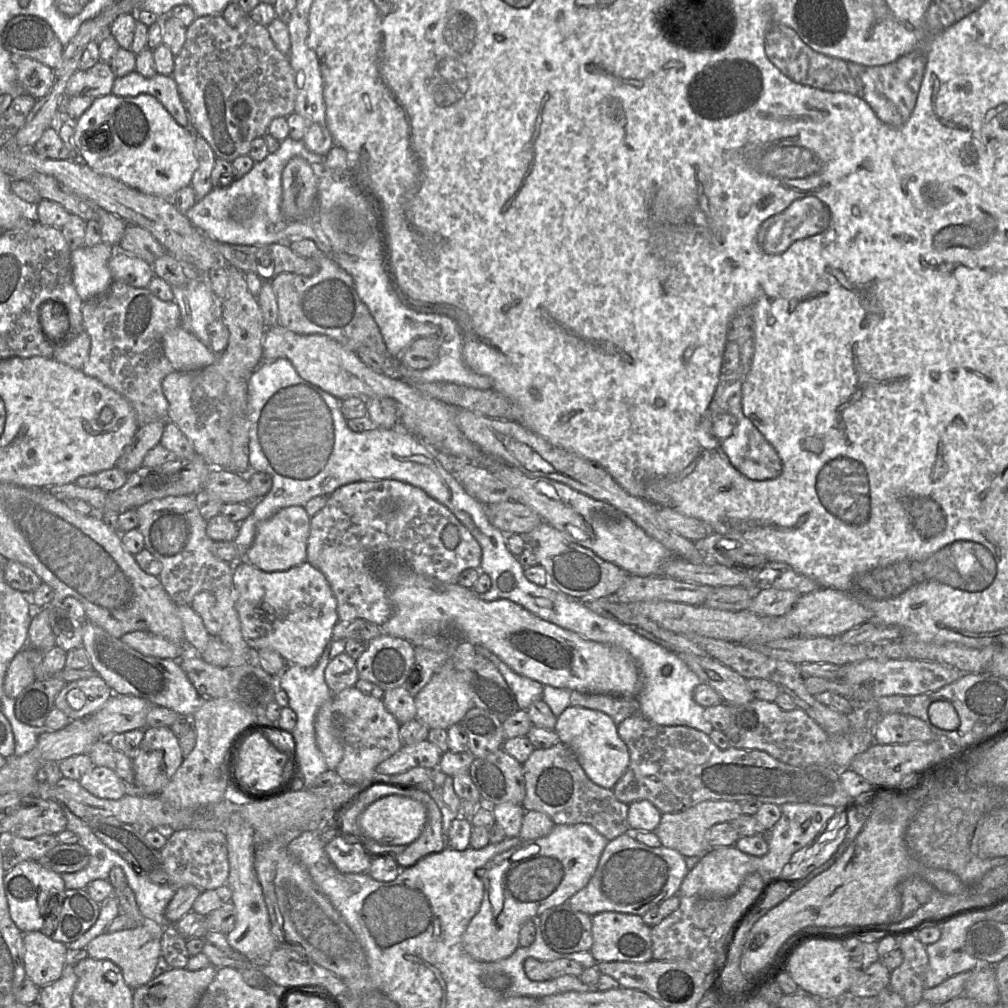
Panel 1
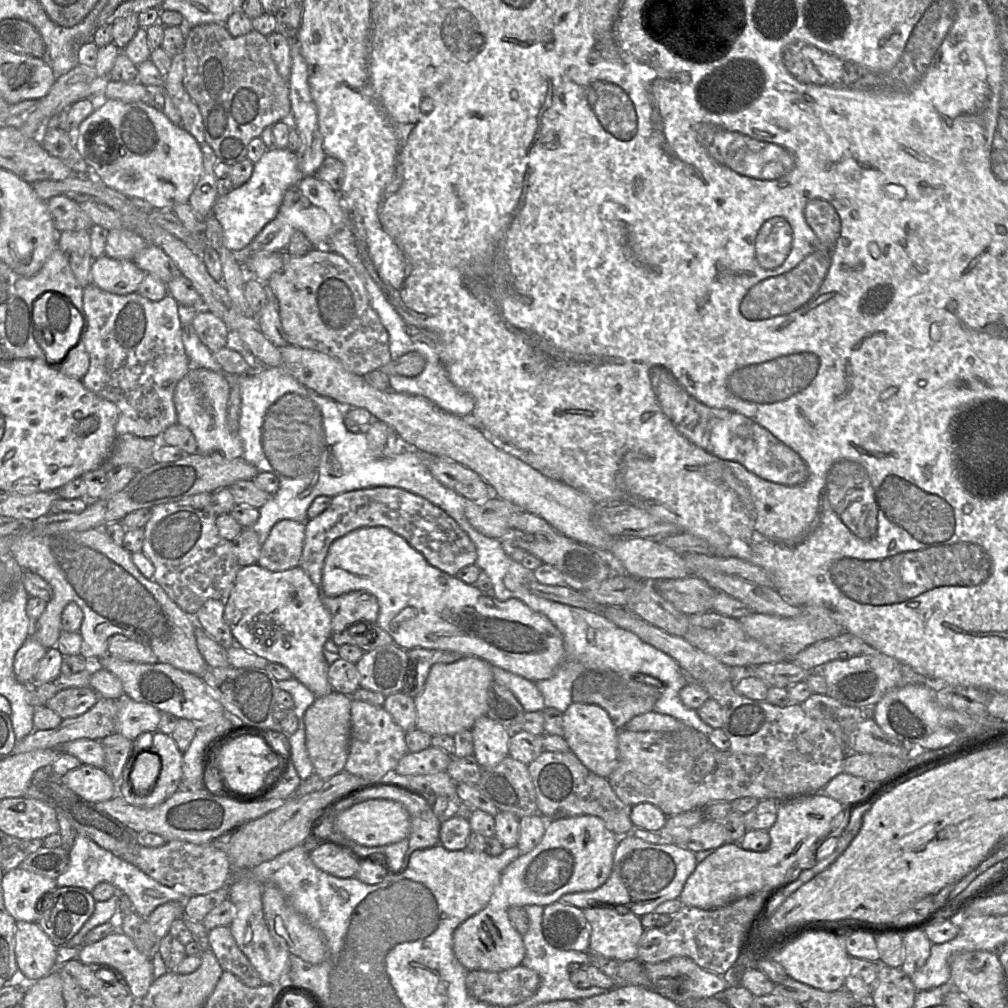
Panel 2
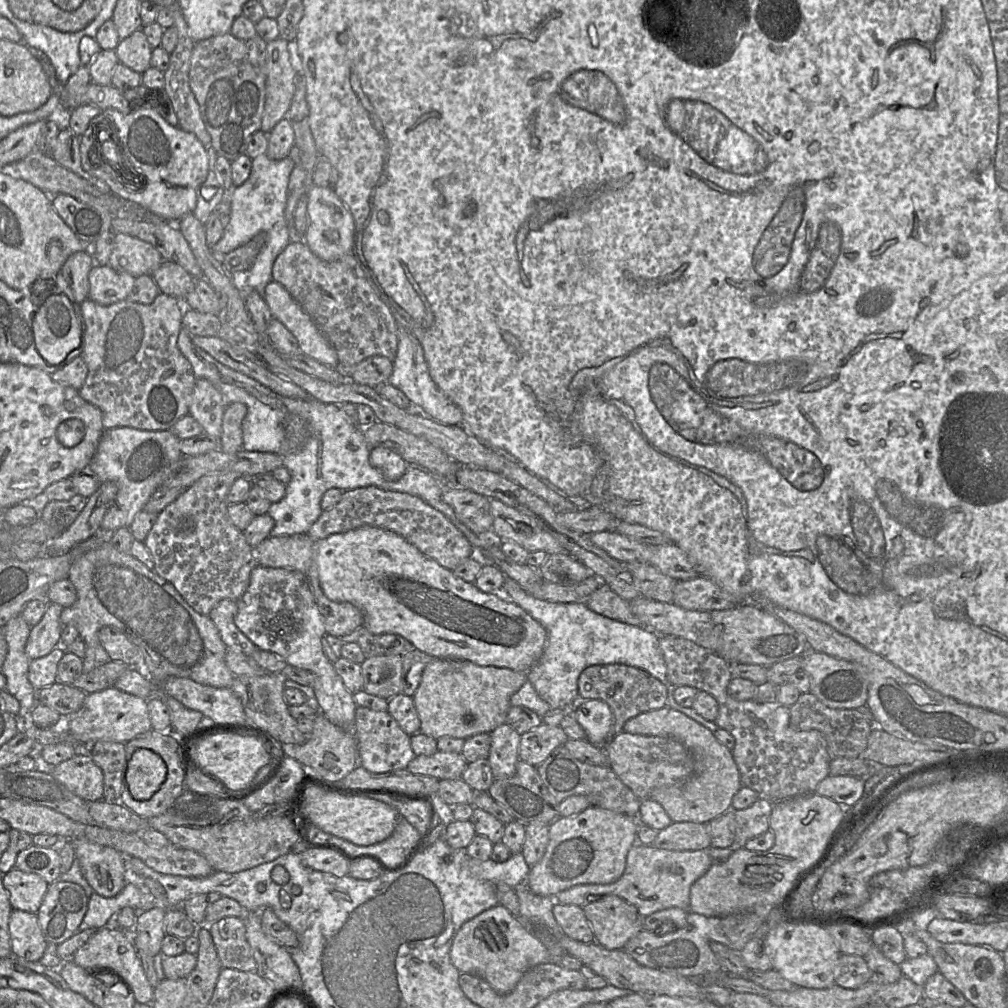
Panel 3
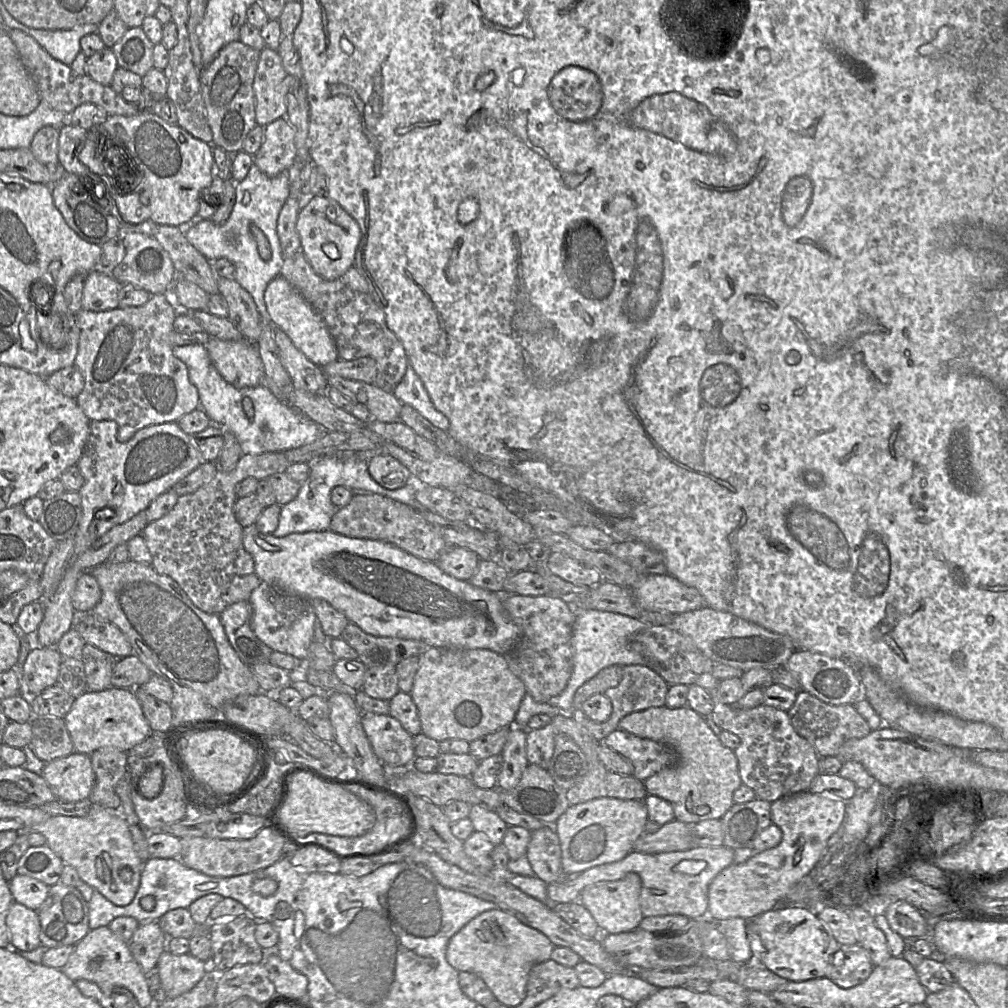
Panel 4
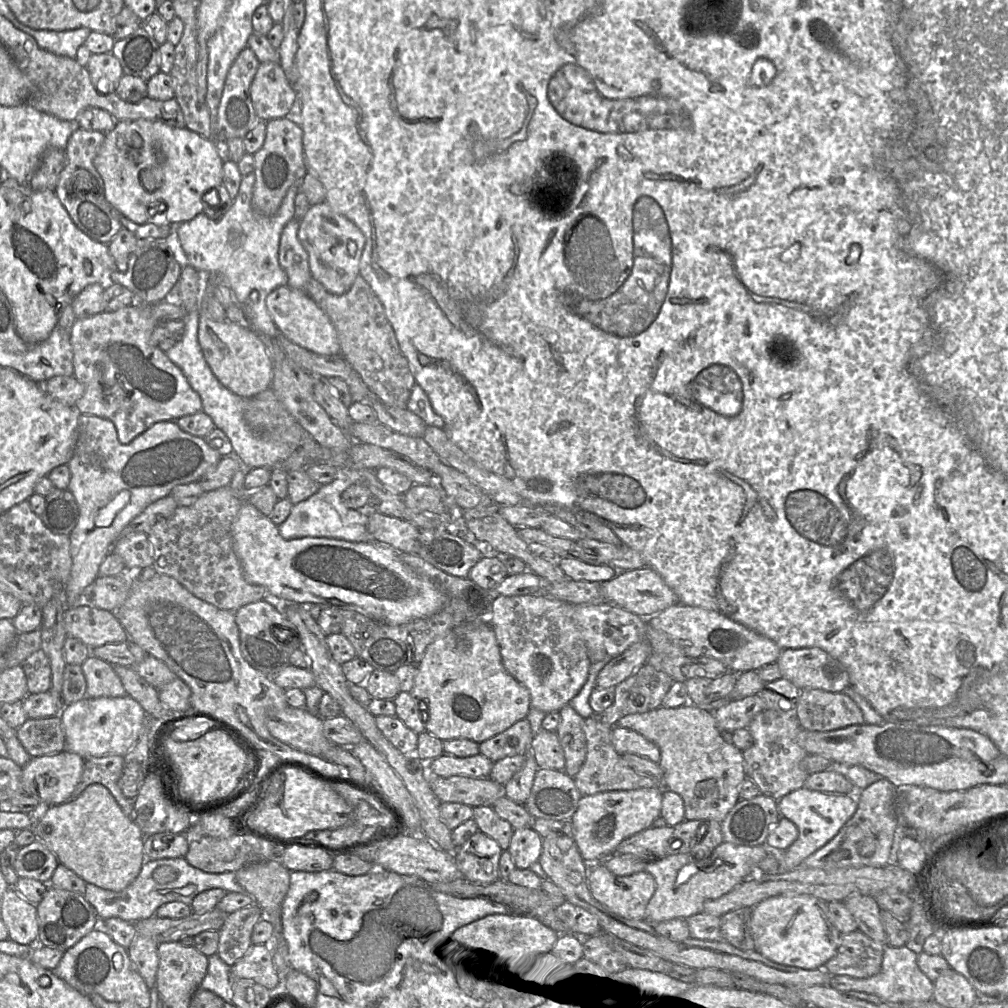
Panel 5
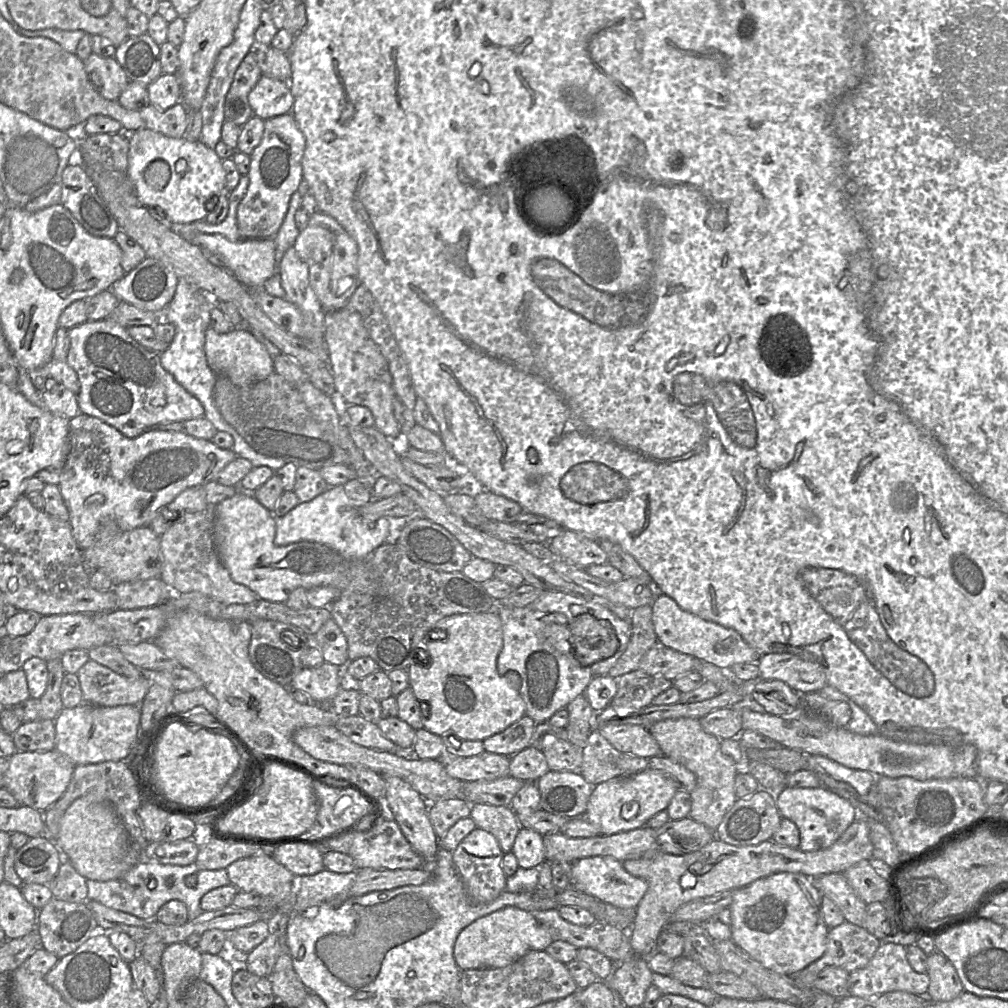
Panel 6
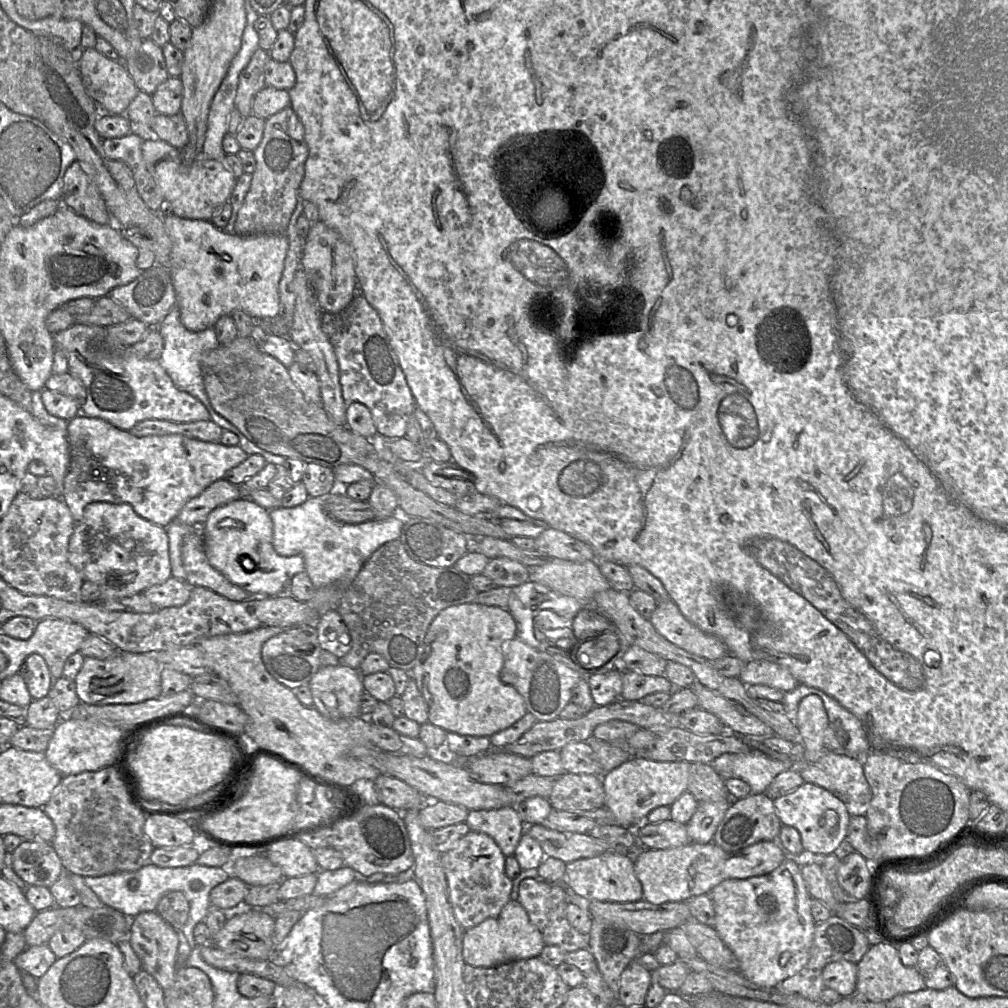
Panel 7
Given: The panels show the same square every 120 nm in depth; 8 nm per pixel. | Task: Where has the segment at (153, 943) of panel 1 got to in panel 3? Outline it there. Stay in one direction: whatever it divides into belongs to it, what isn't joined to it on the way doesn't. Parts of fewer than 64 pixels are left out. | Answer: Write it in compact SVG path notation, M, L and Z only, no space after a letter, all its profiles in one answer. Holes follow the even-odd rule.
M116 926L100 928L74 953L71 960L87 971L102 972L100 975L117 976L120 981L115 982L115 986L111 986L111 992L114 988L128 987L133 990L136 1002L152 1003L154 988L145 975L141 960L128 932Z

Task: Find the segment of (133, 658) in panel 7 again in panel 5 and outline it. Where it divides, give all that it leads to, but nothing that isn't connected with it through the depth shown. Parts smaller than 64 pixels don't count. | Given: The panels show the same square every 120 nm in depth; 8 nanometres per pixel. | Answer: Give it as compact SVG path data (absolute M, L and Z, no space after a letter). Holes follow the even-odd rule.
M90 656L81 664L86 679L86 697L123 697L127 695L114 666Z

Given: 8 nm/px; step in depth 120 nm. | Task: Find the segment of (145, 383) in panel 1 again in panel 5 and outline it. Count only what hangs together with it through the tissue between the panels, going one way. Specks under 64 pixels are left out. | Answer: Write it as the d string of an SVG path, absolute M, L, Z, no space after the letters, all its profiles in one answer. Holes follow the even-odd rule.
M134 302L116 311L76 319L70 331L75 378L84 385L84 393L76 402L80 414L110 420L116 427L118 439L129 444L153 424L176 421L180 417L202 411L200 396L191 388L181 369L166 353L150 343L150 336L159 323L152 314L152 305Z

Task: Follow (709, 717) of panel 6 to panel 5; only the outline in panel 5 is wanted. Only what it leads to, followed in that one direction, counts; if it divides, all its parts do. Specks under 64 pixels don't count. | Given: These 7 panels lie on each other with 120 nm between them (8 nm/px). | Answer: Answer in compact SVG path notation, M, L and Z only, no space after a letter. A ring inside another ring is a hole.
M755 694L727 701L713 714L720 731L734 732L737 729L747 728L751 720L764 709L766 709L764 701Z

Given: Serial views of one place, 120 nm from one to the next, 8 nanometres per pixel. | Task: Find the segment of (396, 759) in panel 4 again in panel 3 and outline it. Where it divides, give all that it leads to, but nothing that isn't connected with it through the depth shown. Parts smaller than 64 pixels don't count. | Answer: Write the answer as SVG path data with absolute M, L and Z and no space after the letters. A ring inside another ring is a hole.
M357 706L354 737L358 749L358 765L372 773L387 773L406 769L416 757L411 747L411 736L406 734L388 711L375 711Z

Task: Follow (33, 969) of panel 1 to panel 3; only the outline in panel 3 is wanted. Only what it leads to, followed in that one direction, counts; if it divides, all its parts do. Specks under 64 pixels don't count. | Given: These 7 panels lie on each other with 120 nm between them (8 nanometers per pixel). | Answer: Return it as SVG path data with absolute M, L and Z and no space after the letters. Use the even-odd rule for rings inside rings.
M13 909L9 920L12 954L29 962L39 962L48 942L42 933L37 914Z

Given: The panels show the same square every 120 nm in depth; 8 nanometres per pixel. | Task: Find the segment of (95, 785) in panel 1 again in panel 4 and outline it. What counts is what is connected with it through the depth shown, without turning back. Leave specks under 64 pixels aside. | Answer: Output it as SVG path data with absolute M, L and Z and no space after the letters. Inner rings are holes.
M75 751L45 763L40 775L57 800L64 802L88 799L95 784L90 755Z

